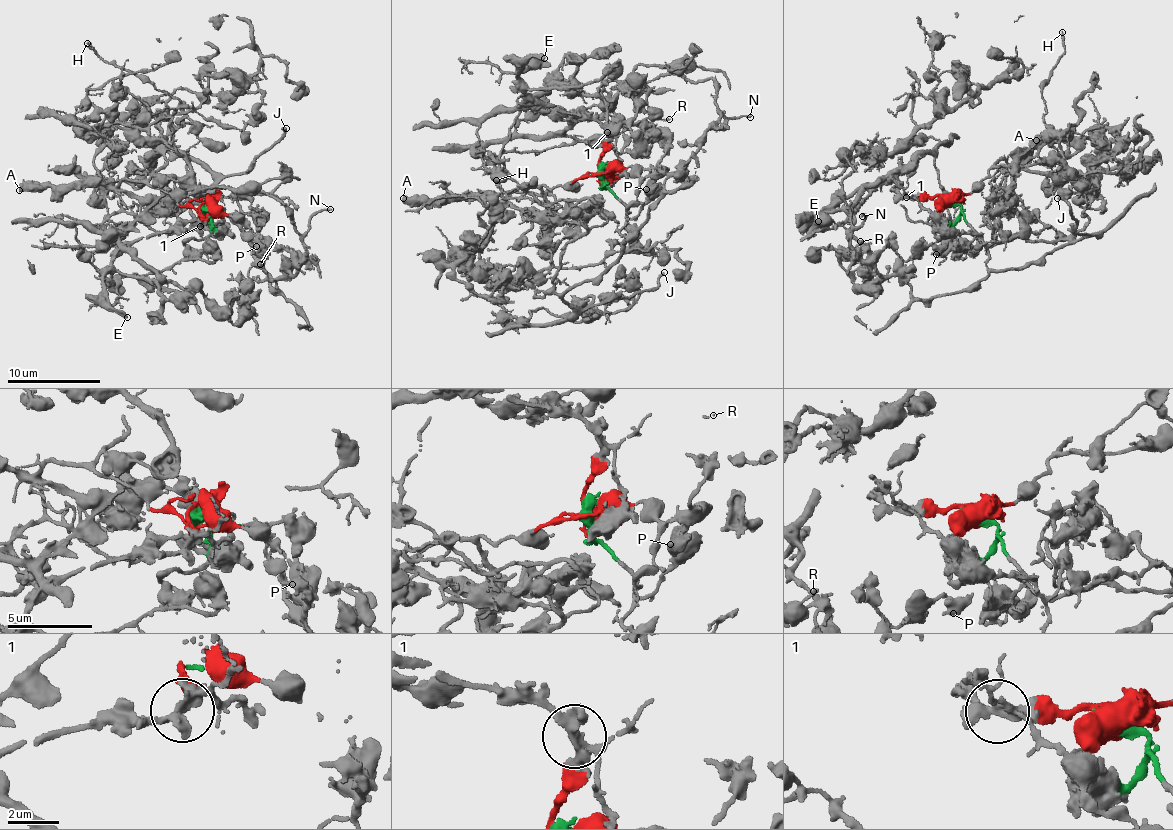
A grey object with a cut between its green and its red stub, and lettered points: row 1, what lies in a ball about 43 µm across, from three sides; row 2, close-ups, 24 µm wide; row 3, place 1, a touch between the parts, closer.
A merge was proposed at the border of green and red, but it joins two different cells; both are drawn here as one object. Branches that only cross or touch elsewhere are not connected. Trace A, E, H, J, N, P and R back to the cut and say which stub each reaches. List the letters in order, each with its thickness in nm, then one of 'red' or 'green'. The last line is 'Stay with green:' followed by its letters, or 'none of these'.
A: 550 nm thick; red
E: 320 nm thick; red
H: 240 nm thick; red
J: 160 nm thick; green
N: 160 nm thick; green
P: 550 nm thick; green
R: 130 nm thick; red
Stay with green: J, N, P

